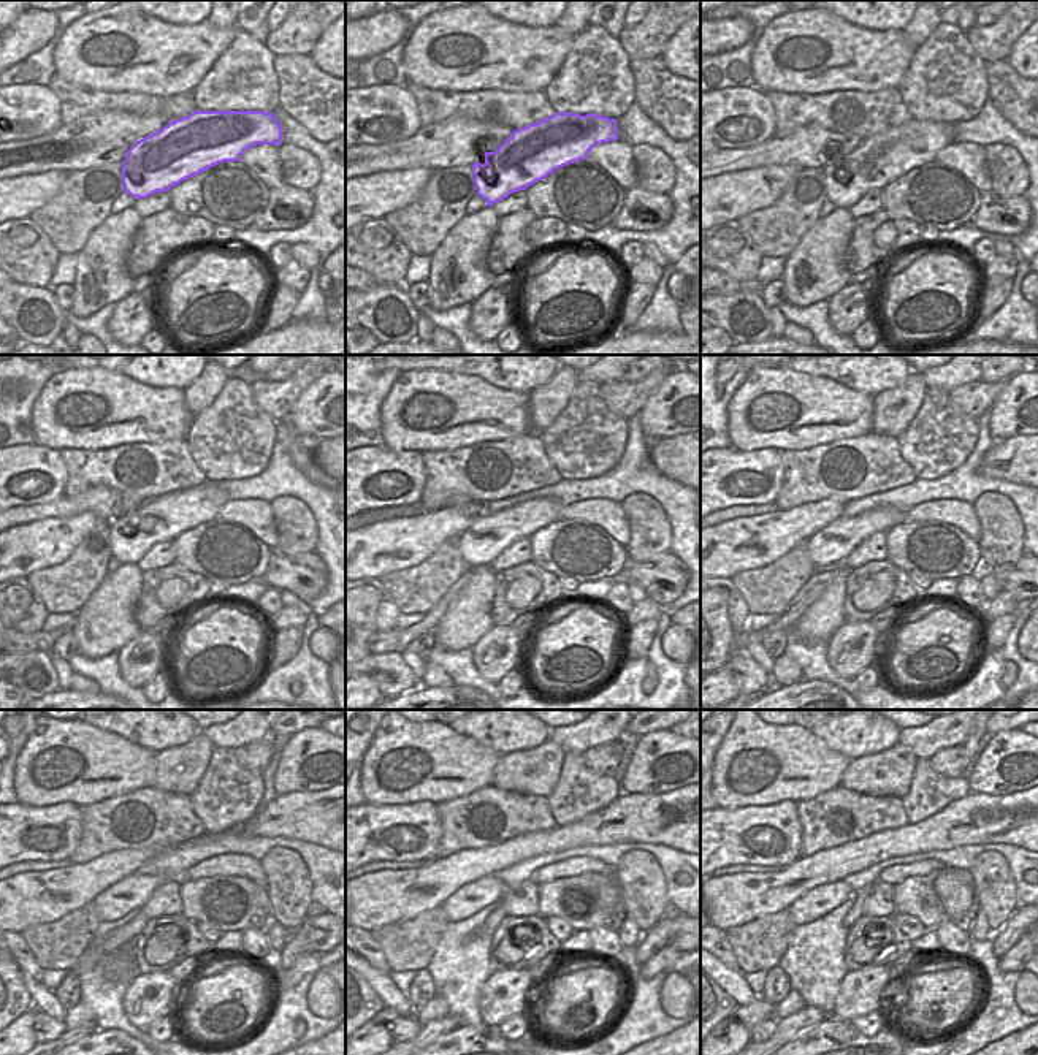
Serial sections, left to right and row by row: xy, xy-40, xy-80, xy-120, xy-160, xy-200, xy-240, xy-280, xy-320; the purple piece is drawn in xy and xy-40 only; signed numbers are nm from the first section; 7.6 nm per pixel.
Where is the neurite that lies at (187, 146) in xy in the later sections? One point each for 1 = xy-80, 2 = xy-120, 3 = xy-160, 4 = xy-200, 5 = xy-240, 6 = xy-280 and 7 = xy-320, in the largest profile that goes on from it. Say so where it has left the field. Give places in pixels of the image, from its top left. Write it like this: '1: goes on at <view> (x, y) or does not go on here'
1: goes on at xy-80 (880, 159)
2: goes on at xy-120 (162, 518)
3: goes on at xy-160 (485, 539)
4: goes on at xy-200 (834, 542)
5: goes on at xy-240 (132, 892)
6: goes on at xy-280 (473, 897)
7: goes on at xy-320 (818, 902)

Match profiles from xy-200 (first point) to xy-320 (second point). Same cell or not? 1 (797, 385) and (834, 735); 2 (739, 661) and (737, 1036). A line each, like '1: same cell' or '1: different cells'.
1: different cells
2: different cells

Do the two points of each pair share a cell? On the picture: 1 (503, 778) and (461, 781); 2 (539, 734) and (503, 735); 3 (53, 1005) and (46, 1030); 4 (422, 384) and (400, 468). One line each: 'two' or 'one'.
1: two
2: one
3: two
4: two

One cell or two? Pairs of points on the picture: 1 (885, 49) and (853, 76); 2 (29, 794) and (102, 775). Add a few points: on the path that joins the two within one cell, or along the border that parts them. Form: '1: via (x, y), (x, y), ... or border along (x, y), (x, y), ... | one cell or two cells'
1: via (877, 57), (861, 68) | one cell
2: via (46, 780), (53, 773), (84, 773) | one cell

